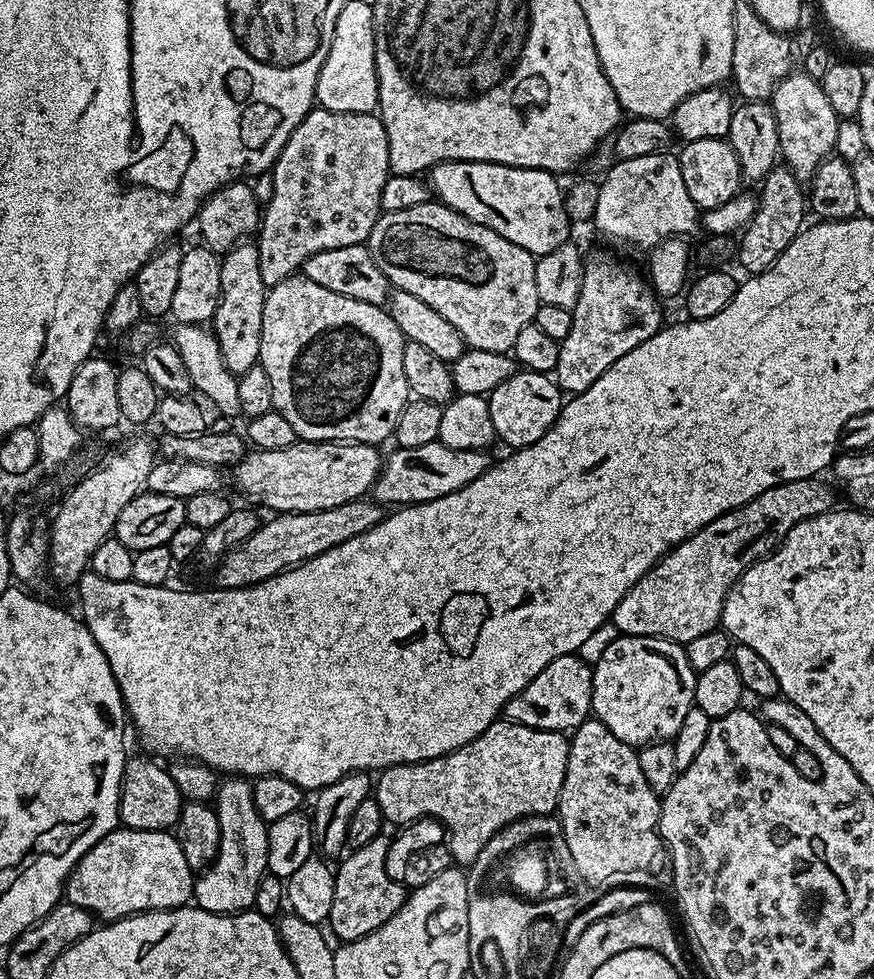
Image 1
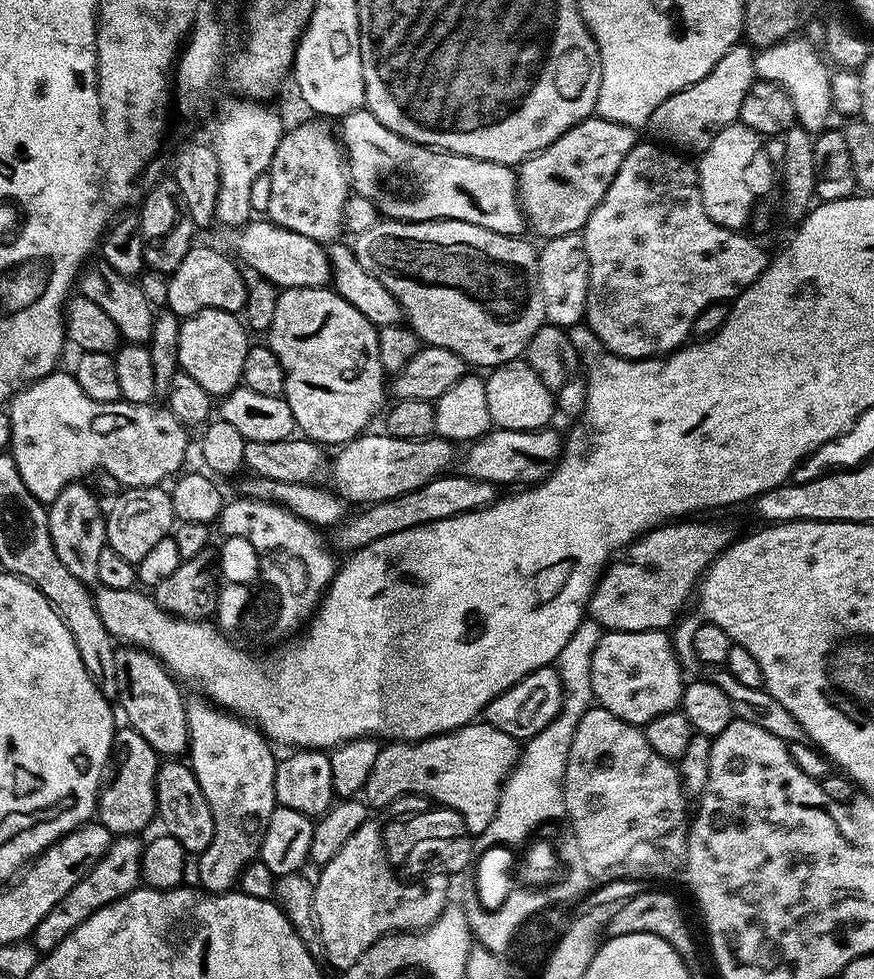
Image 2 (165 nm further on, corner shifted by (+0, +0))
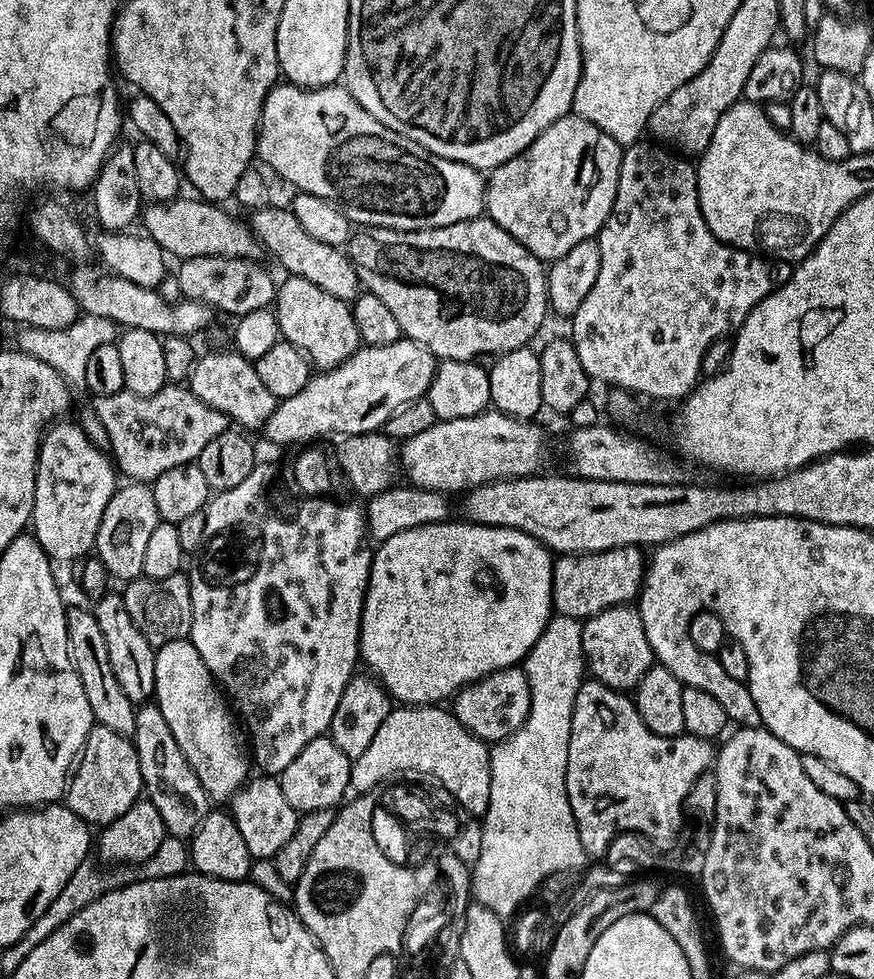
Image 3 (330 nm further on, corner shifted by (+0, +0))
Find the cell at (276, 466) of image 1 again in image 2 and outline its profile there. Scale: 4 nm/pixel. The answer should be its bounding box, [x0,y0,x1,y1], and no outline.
[332,434,449,506]

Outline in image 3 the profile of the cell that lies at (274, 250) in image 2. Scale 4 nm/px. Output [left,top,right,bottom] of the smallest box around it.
[143,198,262,261]

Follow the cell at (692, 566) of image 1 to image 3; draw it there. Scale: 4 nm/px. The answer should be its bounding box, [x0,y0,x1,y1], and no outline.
[552,544,646,622]

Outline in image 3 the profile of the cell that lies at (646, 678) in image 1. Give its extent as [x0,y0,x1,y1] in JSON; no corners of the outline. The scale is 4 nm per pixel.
[582,604,654,693]

